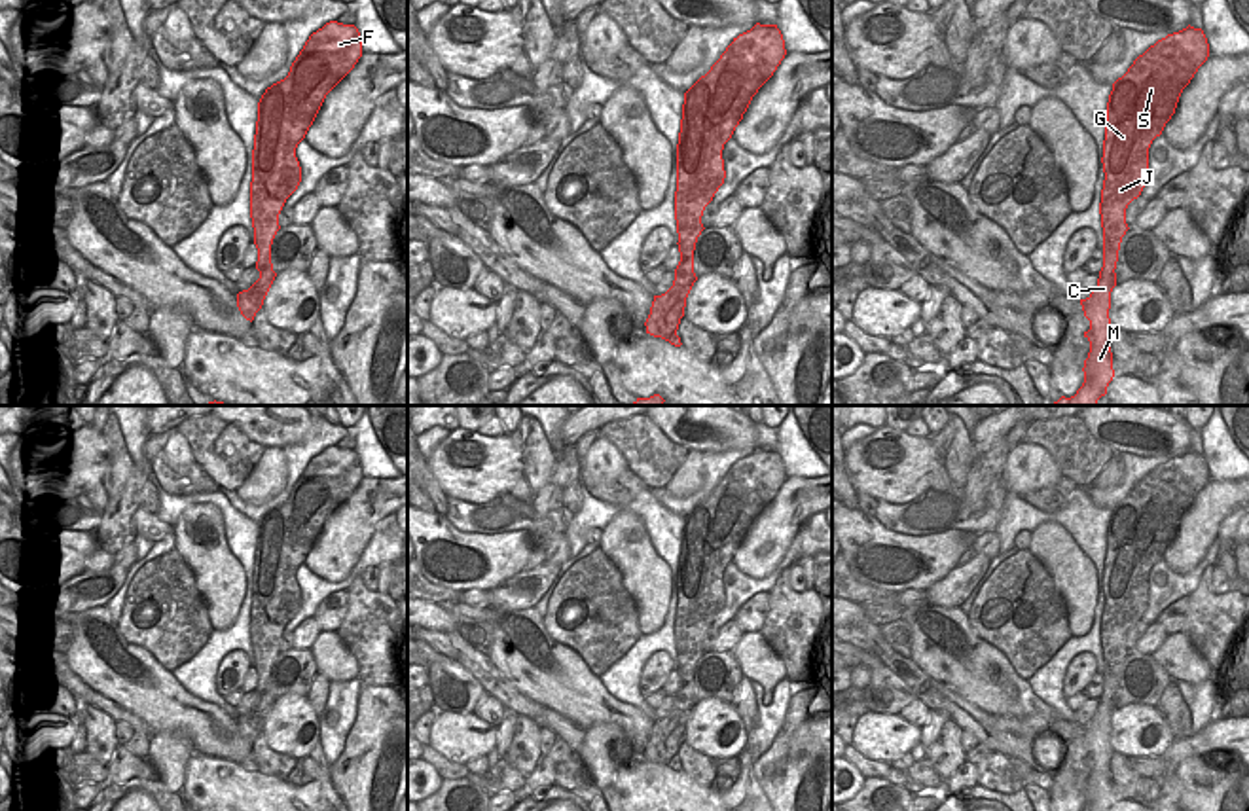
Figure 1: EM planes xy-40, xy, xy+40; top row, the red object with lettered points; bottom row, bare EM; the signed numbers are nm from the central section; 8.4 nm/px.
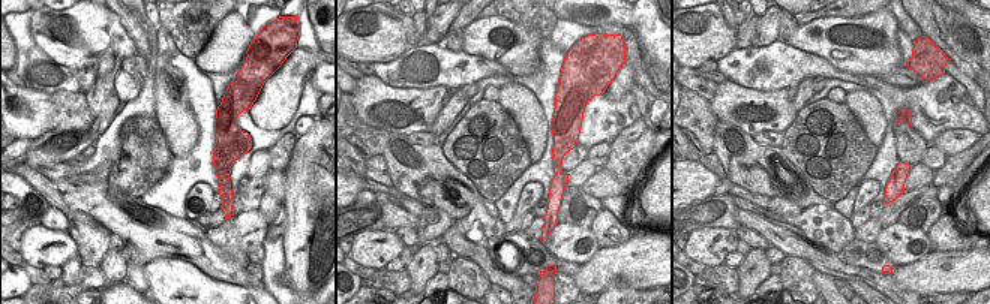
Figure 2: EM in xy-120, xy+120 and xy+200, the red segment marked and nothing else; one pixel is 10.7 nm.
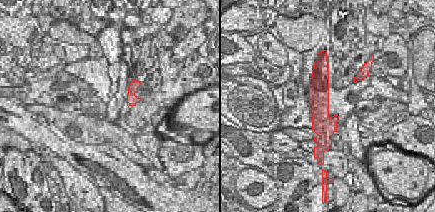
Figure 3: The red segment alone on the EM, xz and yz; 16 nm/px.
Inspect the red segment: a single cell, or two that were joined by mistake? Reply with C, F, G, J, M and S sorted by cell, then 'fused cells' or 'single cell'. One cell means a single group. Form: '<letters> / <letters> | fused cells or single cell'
C M / F G J S | fused cells

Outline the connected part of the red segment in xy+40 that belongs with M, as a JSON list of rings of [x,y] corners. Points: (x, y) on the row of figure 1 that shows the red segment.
[[[1109,239],[1103,248],[1103,267],[1097,286],[1086,299],[1080,299],[1084,316],[1090,320],[1090,330],[1084,332],[1084,337],[1090,341],[1090,352],[1082,368],[1084,383],[1075,396],[1061,396],[1052,406],[1095,406],[1097,400],[1107,394],[1107,387],[1114,377],[1111,352],[1113,324],[1109,318],[1111,292],[1116,286],[1114,260],[1116,246],[1113,239]]]

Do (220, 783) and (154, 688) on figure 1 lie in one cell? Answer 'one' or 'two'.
two

